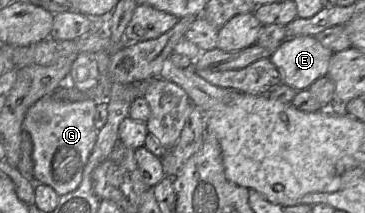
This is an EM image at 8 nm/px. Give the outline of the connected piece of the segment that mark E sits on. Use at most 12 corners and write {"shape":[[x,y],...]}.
{"shape":[[315,36],[284,40],[269,59],[302,91],[327,75],[333,54]]}

